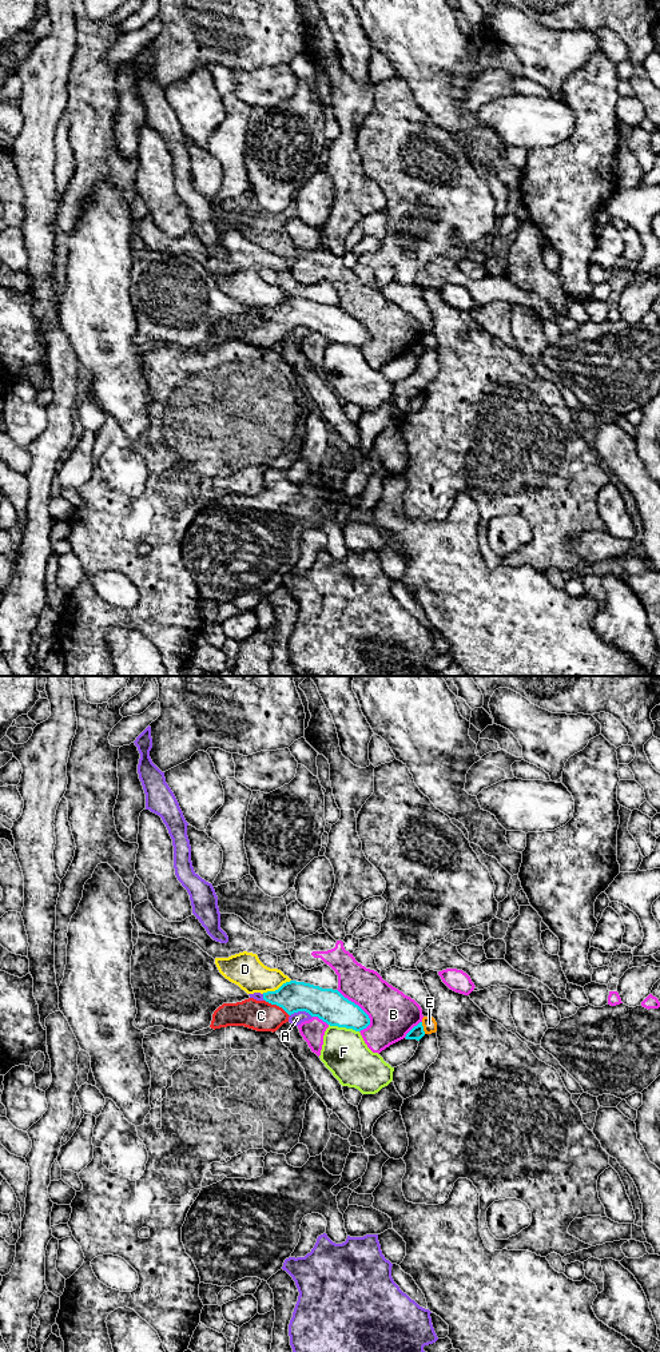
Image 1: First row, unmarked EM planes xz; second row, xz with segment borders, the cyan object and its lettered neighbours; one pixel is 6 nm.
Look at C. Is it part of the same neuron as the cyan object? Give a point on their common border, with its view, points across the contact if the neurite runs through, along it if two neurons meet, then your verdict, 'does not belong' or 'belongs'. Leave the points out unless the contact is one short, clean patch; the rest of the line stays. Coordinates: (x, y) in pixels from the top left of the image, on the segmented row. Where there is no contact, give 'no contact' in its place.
xz (277, 1005) | across xz (293, 997), (277, 1005), (266, 1016), (261, 1016) | belongs

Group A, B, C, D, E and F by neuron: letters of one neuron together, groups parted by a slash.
A / B / C / D / E / F

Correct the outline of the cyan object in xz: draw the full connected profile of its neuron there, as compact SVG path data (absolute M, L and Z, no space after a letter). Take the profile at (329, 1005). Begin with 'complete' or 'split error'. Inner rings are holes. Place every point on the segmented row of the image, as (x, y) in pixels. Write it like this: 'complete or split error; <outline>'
split error; M290 981L275 991L263 993L263 999L223 1003L214 1014L210 1027L244 1026L257 1031L277 1031L289 1017L306 1011L330 1026L361 1031L370 1025L369 1015L338 990L322 989Z

